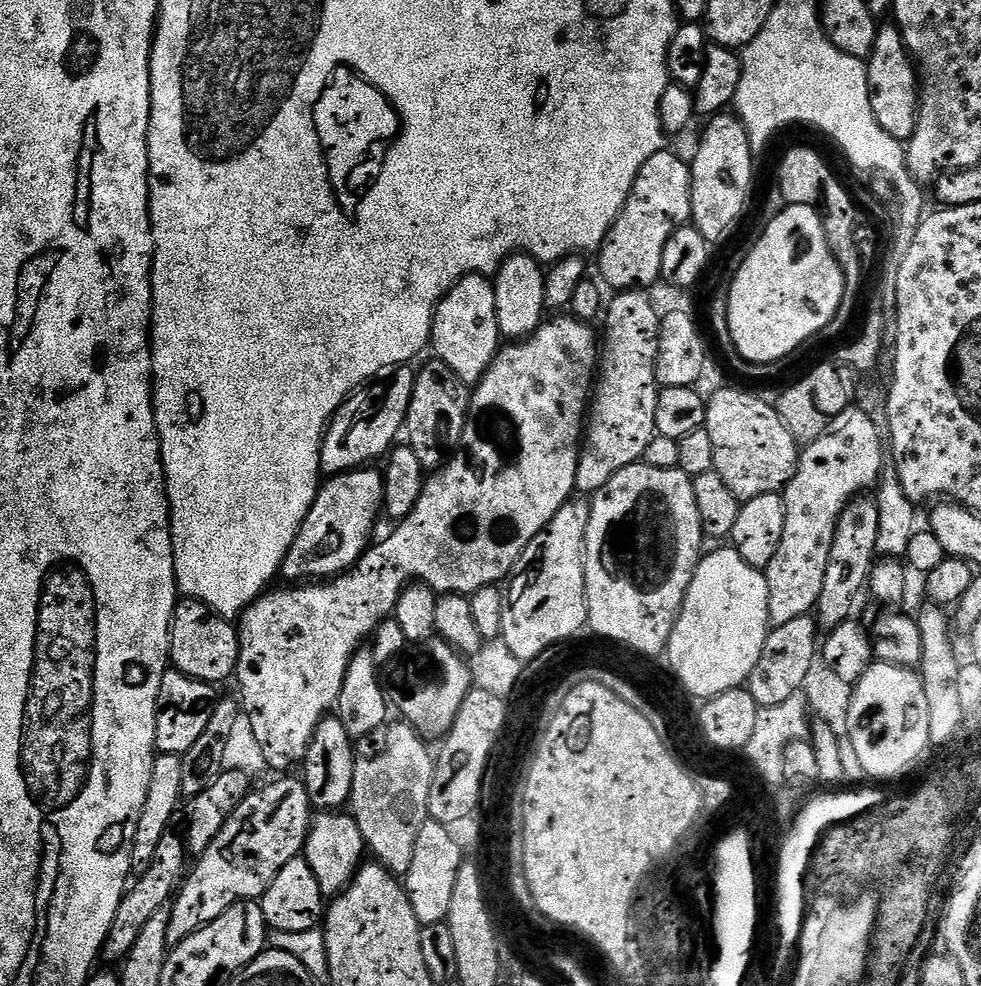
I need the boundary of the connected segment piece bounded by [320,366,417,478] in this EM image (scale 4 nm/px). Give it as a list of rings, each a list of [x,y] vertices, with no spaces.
[[[397,366],[391,370],[385,371],[379,378],[365,384],[363,388],[353,392],[352,395],[349,396],[347,400],[345,400],[344,405],[340,407],[340,409],[336,411],[335,416],[333,416],[332,419],[328,421],[328,428],[324,431],[324,441],[320,447],[320,470],[325,477],[331,478],[340,475],[341,472],[351,472],[355,469],[371,465],[373,462],[376,462],[372,460],[378,459],[379,456],[380,459],[387,457],[390,449],[397,443],[396,435],[398,435],[399,432],[401,435],[402,429],[405,427],[408,418],[408,407],[410,406],[412,395],[414,394],[414,382],[416,381],[416,374],[417,369],[415,367],[412,368],[412,366]]]

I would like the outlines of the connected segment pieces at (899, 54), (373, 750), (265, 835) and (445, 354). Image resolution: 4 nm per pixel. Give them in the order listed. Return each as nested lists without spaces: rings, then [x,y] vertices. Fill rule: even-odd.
[[[892,22],[884,25],[878,27],[873,50],[866,59],[868,89],[872,91],[870,106],[874,110],[874,118],[878,118],[878,126],[882,126],[890,138],[906,142],[914,134],[916,112],[920,109],[918,68],[904,44],[900,29]]]
[[[407,722],[389,723],[371,741],[368,753],[357,755],[354,766],[354,786],[350,814],[362,830],[367,851],[372,852],[393,876],[407,877],[410,862],[414,862],[414,842],[429,819],[427,802],[434,782],[436,760],[421,736]]]
[[[303,779],[276,780],[257,792],[249,791],[234,814],[230,814],[226,826],[222,826],[218,838],[191,865],[171,901],[167,909],[170,926],[166,929],[169,949],[177,948],[190,934],[226,914],[230,906],[246,900],[259,901],[278,870],[303,853],[313,815]]]
[[[464,276],[442,298],[432,319],[430,348],[435,359],[442,361],[462,382],[479,384],[492,359],[502,347],[502,335],[495,306],[495,286],[487,276]]]

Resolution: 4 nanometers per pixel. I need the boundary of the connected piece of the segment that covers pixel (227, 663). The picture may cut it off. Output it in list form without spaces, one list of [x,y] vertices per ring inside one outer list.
[[[181,599],[172,615],[171,667],[195,680],[220,686],[223,680],[233,679],[239,661],[240,633],[237,625],[229,617],[213,612],[200,600]]]

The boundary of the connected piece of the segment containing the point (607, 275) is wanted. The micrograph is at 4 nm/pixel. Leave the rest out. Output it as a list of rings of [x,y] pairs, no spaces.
[[[671,150],[654,154],[654,158],[638,170],[638,178],[623,210],[598,249],[599,279],[612,290],[651,289],[651,284],[661,279],[662,250],[666,250],[666,242],[670,242],[677,228],[685,227],[691,218],[692,170],[689,161],[675,156]]]

